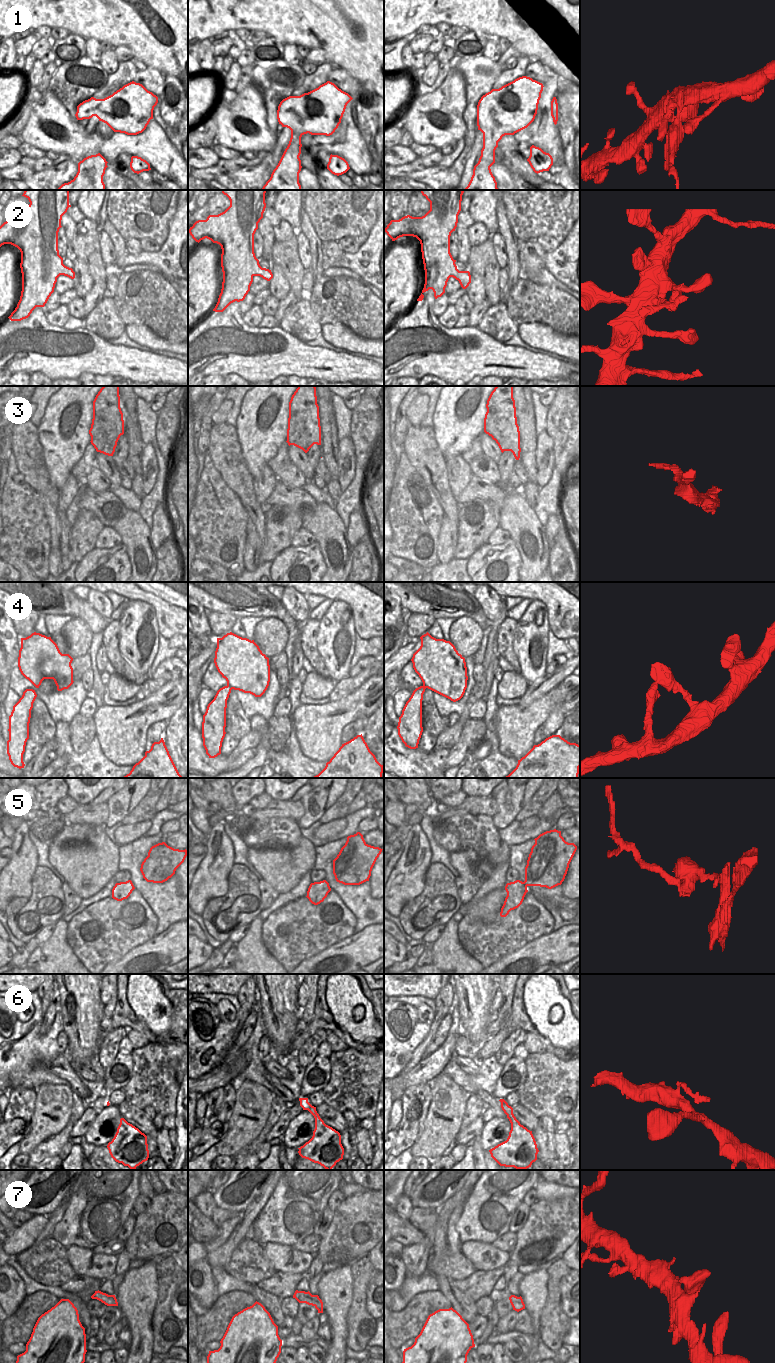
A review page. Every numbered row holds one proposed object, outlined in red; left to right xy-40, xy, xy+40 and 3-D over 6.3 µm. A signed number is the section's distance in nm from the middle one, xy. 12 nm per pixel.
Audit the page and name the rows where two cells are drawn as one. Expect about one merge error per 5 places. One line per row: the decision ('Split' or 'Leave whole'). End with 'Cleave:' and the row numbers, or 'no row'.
1: Leave whole
2: Leave whole
3: Leave whole
4: Leave whole
5: Leave whole
6: Leave whole
7: Leave whole
Cleave: no row.

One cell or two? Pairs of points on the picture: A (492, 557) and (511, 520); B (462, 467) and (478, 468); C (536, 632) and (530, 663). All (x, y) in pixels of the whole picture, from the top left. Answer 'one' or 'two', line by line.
A: two
B: two
C: one

